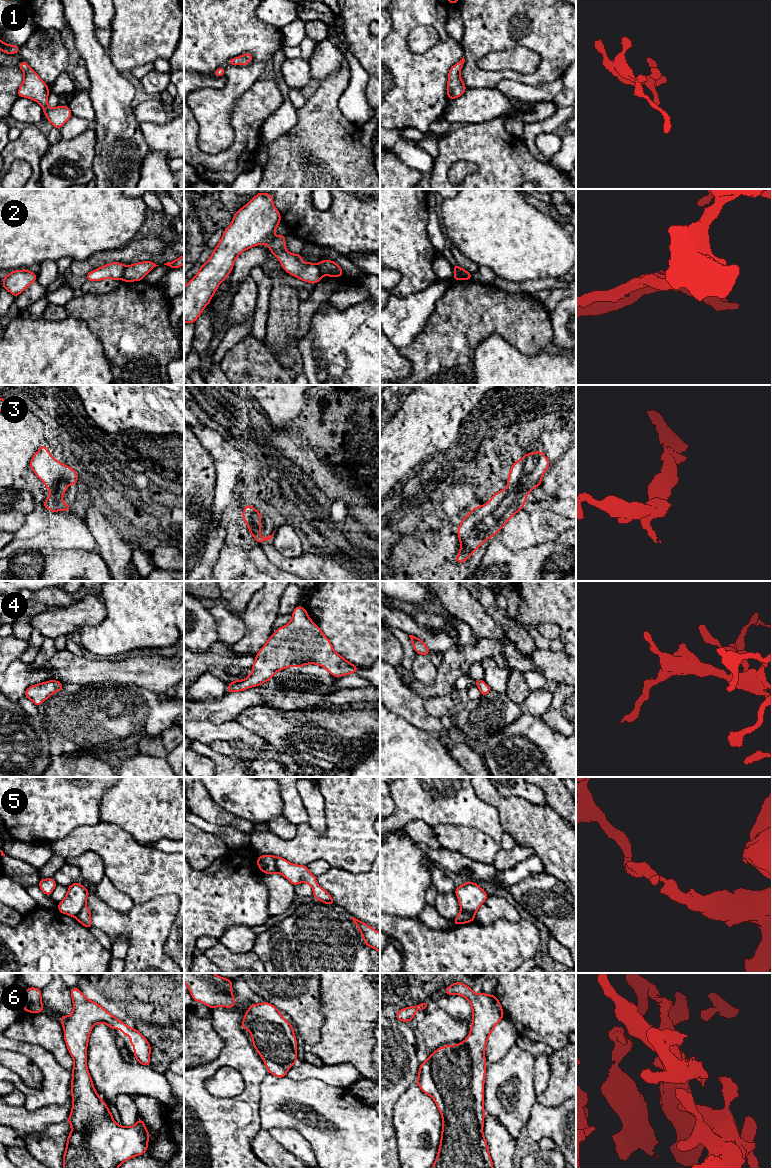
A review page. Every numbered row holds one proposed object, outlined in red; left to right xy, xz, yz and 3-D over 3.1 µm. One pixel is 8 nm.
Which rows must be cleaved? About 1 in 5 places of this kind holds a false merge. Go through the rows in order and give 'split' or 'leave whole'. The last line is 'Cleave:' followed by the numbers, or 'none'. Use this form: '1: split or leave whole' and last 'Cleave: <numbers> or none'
1: leave whole
2: split
3: leave whole
4: leave whole
5: split
6: leave whole
Cleave: 2, 5

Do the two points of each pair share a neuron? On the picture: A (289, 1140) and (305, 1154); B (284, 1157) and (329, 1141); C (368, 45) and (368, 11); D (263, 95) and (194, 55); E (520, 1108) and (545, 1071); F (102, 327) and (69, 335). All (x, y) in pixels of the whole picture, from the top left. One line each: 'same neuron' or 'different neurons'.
A: same neuron
B: different neurons
C: same neuron
D: different neurons
E: different neurons
F: different neurons

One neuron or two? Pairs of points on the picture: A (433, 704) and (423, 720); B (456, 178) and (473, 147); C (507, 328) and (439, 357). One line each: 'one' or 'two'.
A: two
B: two
C: one

